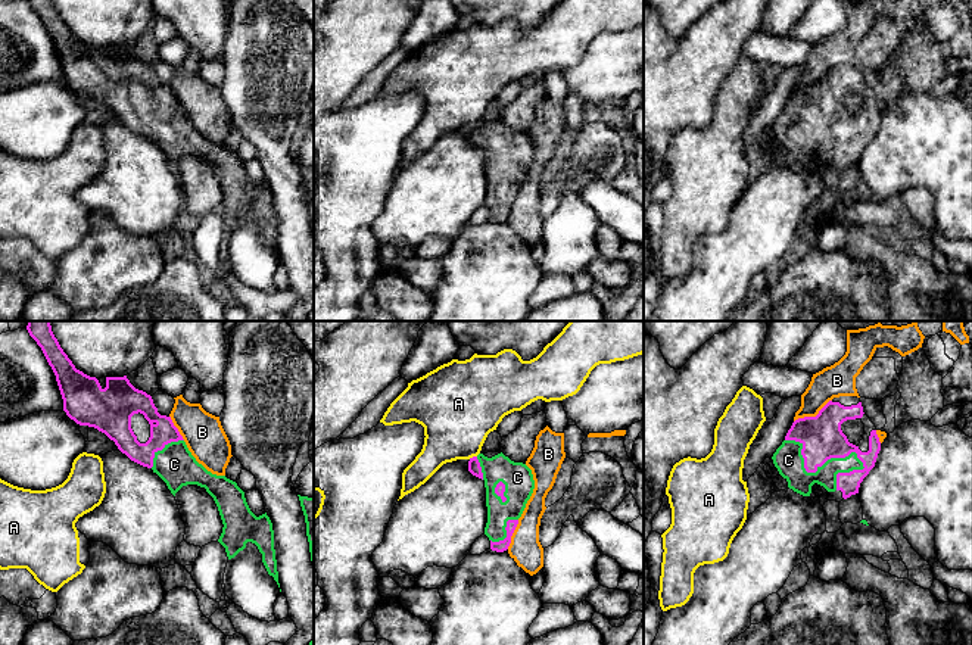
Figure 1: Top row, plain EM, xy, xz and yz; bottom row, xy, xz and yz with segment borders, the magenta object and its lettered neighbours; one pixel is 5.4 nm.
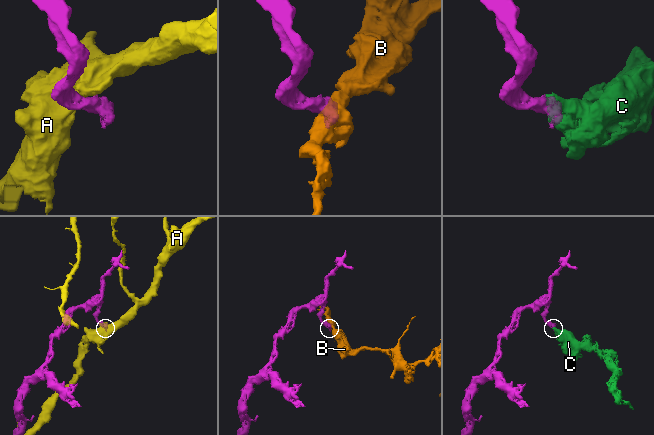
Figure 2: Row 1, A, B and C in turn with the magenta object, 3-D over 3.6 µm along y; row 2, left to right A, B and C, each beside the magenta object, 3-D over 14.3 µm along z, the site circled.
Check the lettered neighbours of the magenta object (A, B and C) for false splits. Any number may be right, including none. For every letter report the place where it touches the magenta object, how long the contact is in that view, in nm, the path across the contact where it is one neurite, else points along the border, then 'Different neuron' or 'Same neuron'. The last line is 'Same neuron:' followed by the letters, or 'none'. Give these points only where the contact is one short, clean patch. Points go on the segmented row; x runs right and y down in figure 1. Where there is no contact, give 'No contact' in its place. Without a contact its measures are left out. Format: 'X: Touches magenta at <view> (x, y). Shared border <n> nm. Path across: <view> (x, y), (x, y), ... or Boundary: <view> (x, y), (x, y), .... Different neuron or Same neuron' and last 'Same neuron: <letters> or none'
A: Touches magenta at xz (473, 457). Shared border 50 nm. Different neuron
B: Touches magenta at yz (812, 417). Shared border 240 nm. Different neuron
C: Touches magenta at yz (816, 469). Shared border 460 nm. Same neuron
Same neuron: C

